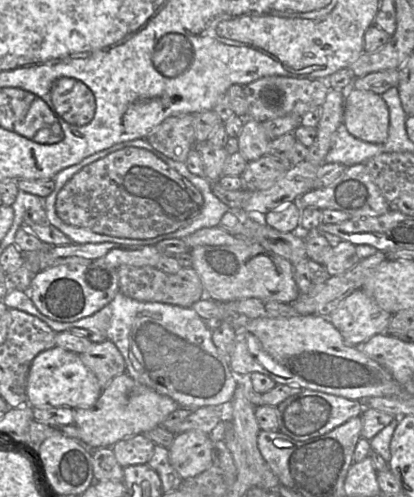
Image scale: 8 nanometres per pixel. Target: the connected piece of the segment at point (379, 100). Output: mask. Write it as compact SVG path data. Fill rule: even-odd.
M350 88L345 91L342 125L357 139L382 144L389 132L389 108L382 96Z

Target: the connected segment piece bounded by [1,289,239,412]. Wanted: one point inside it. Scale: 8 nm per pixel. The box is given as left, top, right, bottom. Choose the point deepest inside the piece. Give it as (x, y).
(168, 348)

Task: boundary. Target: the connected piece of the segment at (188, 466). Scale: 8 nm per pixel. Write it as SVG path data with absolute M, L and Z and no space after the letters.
M189 430L178 434L168 447L169 460L182 479L204 472L213 463L209 435Z

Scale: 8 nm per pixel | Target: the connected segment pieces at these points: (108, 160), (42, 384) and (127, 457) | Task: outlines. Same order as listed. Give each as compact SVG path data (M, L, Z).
M125 147L86 165L58 192L57 216L66 224L87 228L98 234L127 239L151 239L188 226L200 213L201 191L176 169L150 150Z
M53 347L39 353L30 365L26 384L26 404L33 408L88 409L96 404L101 391L95 375L77 354Z
M144 435L125 438L115 443L111 449L122 467L148 464L154 452L154 443Z

